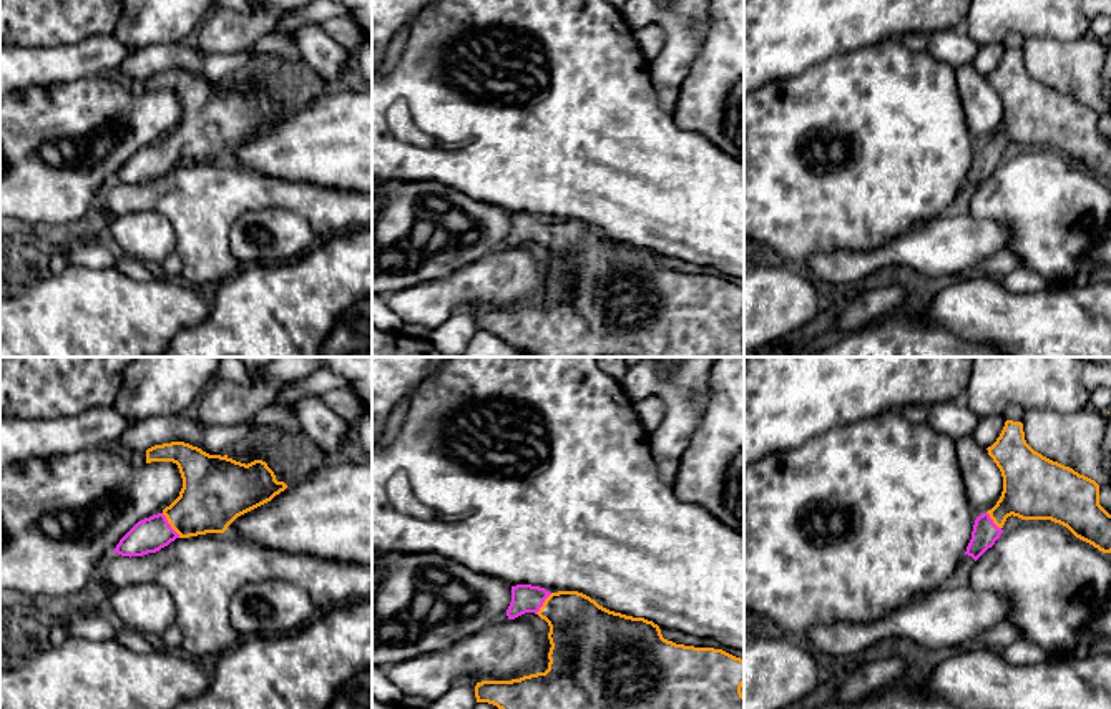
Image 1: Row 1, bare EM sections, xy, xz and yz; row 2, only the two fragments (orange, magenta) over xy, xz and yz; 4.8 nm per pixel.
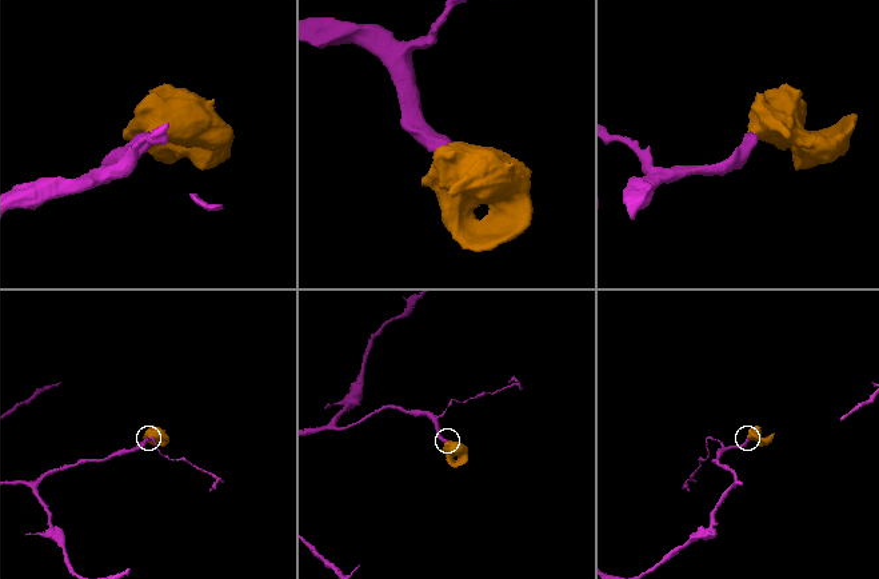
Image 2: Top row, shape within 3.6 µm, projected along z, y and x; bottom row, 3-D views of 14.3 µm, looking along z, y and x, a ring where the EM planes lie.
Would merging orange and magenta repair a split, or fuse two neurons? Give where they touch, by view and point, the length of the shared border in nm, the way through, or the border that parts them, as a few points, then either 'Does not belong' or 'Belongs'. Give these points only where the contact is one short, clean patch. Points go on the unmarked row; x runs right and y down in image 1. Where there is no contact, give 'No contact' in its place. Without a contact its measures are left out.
Touches orange at xy (170, 151). Shared border 150 nm. Path across: xy (213, 123), (198, 138), (170, 151), (150, 163). Belongs

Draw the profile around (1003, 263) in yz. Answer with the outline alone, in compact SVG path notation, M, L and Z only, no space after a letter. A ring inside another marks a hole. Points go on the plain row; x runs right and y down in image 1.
M1001 249L995 256L978 262L973 271L991 279L1003 281L1010 272L1021 267L1021 261L1010 251Z

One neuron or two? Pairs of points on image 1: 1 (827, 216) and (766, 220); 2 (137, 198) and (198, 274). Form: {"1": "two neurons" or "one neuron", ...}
{"1": "one neuron", "2": "one neuron"}

